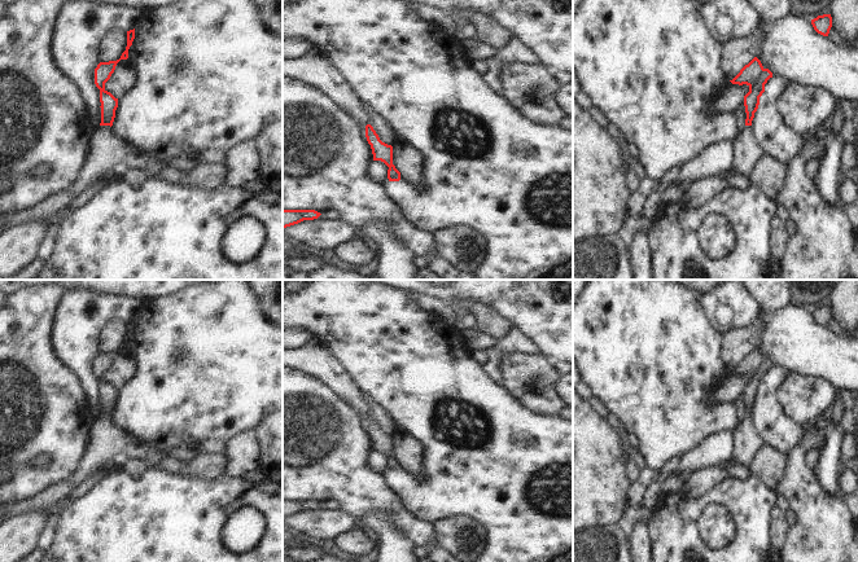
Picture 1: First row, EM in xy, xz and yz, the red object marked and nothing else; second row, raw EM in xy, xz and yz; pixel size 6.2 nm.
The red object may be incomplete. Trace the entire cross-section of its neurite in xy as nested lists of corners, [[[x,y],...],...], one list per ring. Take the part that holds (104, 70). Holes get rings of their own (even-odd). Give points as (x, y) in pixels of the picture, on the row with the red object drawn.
[[[135,28],[127,31],[127,47],[126,47],[126,51],[122,53],[121,58],[117,60],[117,61],[100,62],[100,63],[97,65],[97,67],[95,69],[95,84],[96,84],[96,87],[100,89],[101,123],[100,123],[99,127],[96,127],[95,135],[93,135],[92,140],[89,141],[89,152],[88,152],[87,159],[86,159],[86,162],[84,162],[84,164],[83,164],[83,167],[82,167],[82,170],[80,170],[79,177],[75,180],[75,183],[74,183],[70,188],[65,189],[65,190],[61,190],[61,192],[52,193],[52,194],[48,196],[45,199],[38,202],[38,203],[34,205],[32,207],[29,207],[29,208],[25,208],[25,210],[17,210],[17,211],[14,211],[14,212],[12,212],[12,214],[8,214],[6,229],[10,228],[10,227],[13,227],[13,225],[16,225],[16,224],[19,224],[19,223],[23,223],[23,221],[26,221],[26,220],[35,219],[35,218],[48,218],[48,216],[52,215],[53,212],[56,212],[56,211],[61,210],[62,207],[65,207],[74,197],[76,197],[76,196],[78,196],[79,193],[82,193],[83,190],[91,188],[96,181],[101,180],[105,175],[110,174],[113,170],[132,168],[132,167],[137,167],[137,166],[141,166],[141,164],[148,164],[148,163],[150,163],[150,162],[153,162],[153,161],[158,161],[158,158],[157,158],[156,155],[153,155],[153,154],[150,154],[150,153],[146,153],[146,152],[143,152],[143,150],[141,150],[140,148],[137,148],[136,145],[133,145],[133,144],[131,144],[130,141],[122,139],[119,135],[117,135],[117,133],[114,132],[114,129],[113,129],[113,127],[111,127],[111,126],[113,126],[113,122],[114,122],[114,118],[115,118],[115,110],[117,110],[117,107],[118,107],[118,98],[115,98],[110,92],[108,92],[108,91],[105,89],[105,83],[110,79],[111,74],[113,74],[114,70],[115,70],[117,63],[118,63],[121,60],[127,60],[127,58],[128,58],[128,49],[130,49],[130,47],[132,45],[133,39],[135,39]]]

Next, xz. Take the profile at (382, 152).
[[[371,124],[365,126],[365,137],[371,145],[373,161],[381,161],[389,167],[389,181],[399,181],[400,172],[393,164],[393,146],[382,142]]]

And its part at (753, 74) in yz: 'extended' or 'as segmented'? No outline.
extended

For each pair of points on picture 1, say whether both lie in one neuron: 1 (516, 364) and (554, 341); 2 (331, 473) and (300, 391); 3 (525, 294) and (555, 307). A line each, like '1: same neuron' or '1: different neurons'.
1: different neurons
2: same neuron
3: same neuron

